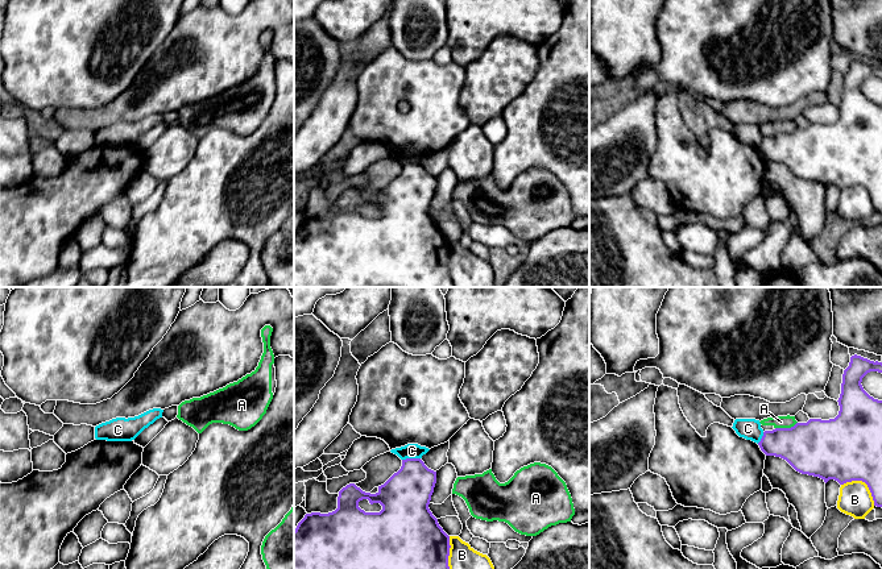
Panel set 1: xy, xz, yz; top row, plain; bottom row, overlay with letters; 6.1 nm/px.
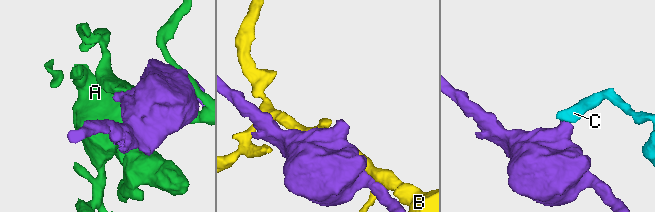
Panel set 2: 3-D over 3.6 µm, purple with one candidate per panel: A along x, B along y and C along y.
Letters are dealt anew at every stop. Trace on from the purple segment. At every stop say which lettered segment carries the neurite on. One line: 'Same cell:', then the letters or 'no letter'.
Same cell: no letter

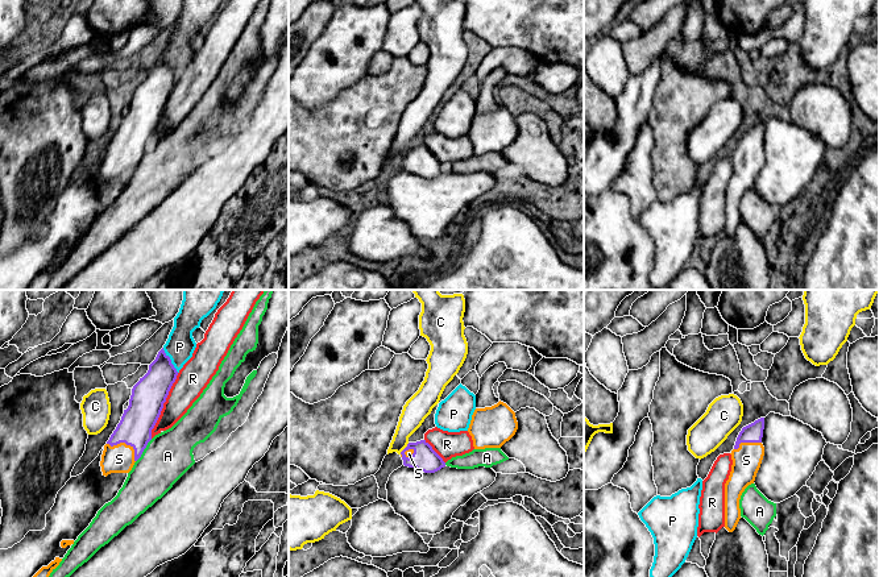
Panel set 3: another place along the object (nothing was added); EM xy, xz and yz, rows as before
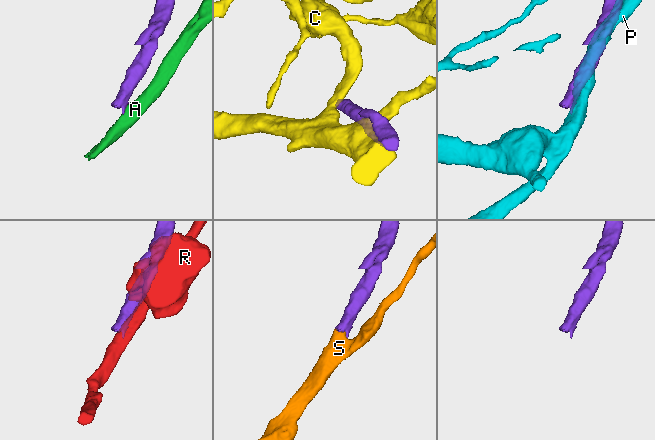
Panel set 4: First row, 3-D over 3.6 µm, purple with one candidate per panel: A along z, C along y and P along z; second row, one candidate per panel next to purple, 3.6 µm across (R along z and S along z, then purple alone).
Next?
Same cell: S

